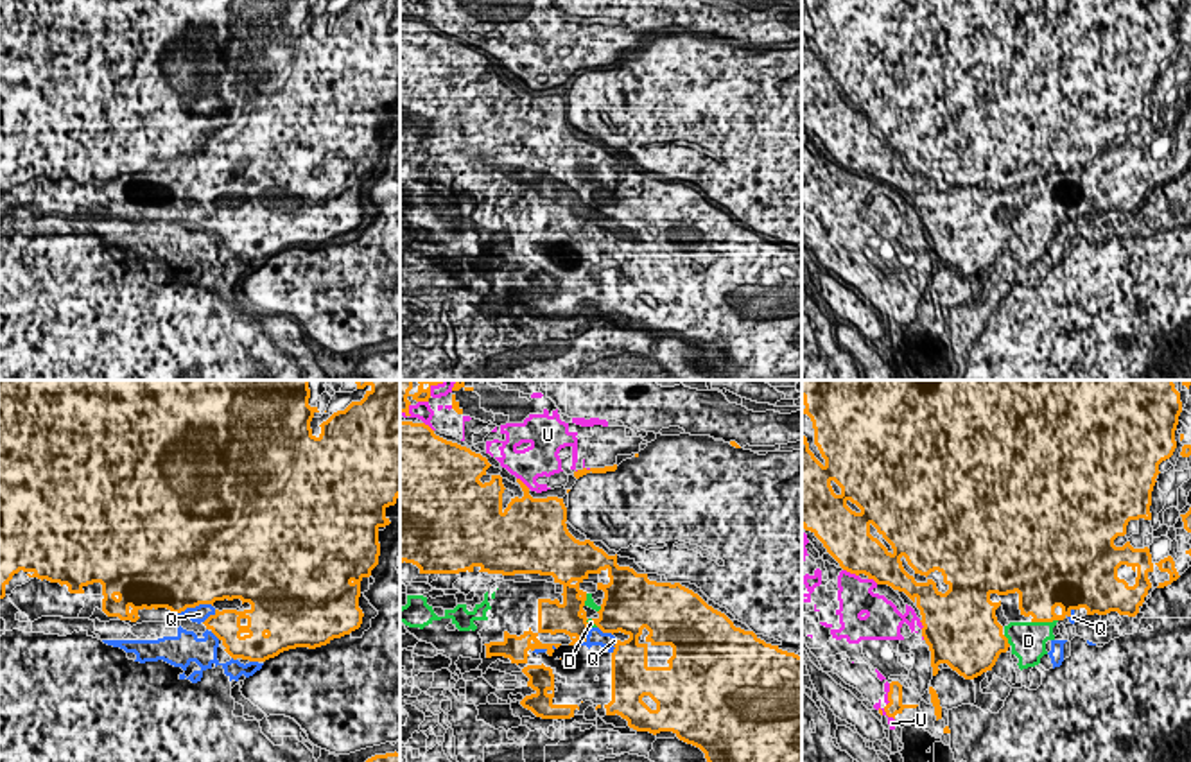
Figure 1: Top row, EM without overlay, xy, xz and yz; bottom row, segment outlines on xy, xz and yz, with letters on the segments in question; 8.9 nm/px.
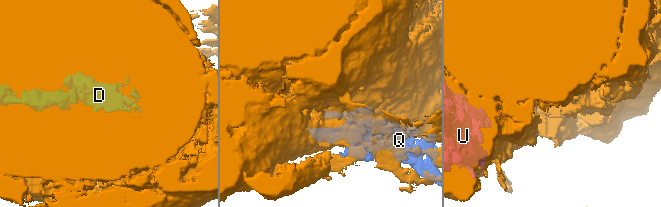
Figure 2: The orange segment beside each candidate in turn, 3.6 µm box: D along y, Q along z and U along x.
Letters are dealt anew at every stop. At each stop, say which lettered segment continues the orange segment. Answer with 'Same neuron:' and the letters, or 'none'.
Same neuron: none

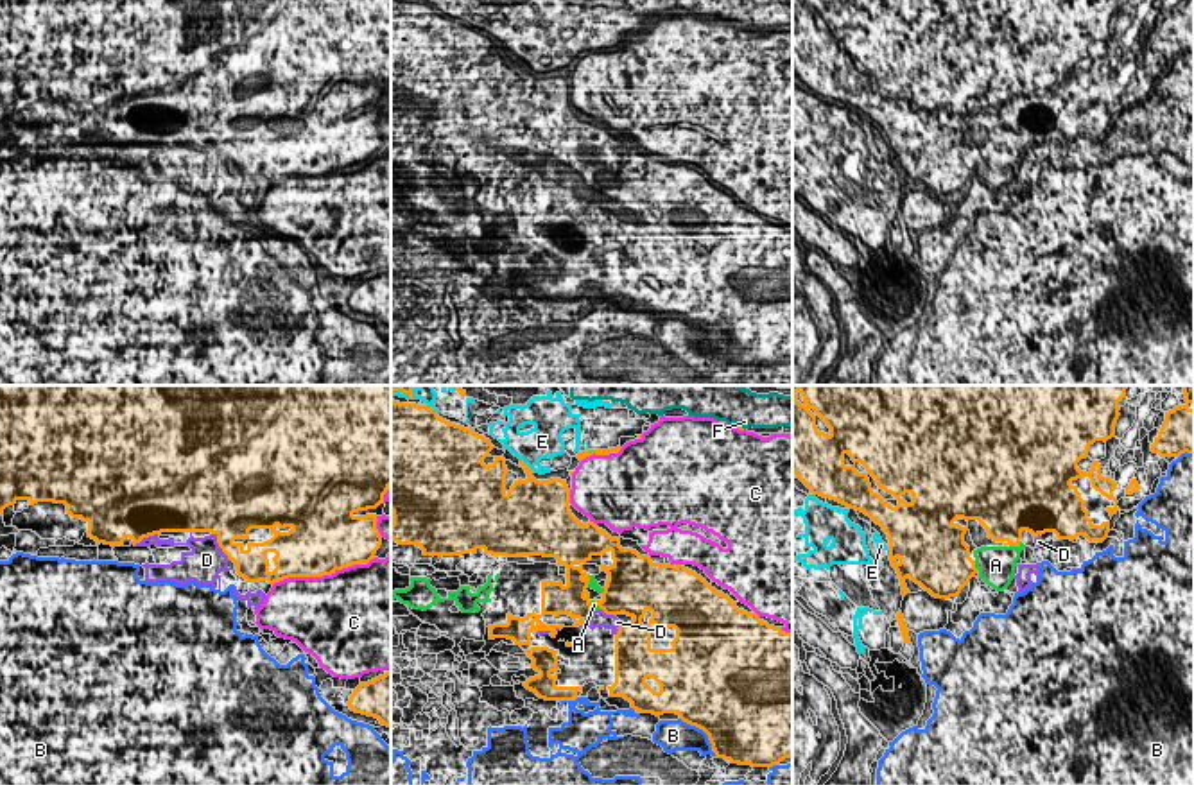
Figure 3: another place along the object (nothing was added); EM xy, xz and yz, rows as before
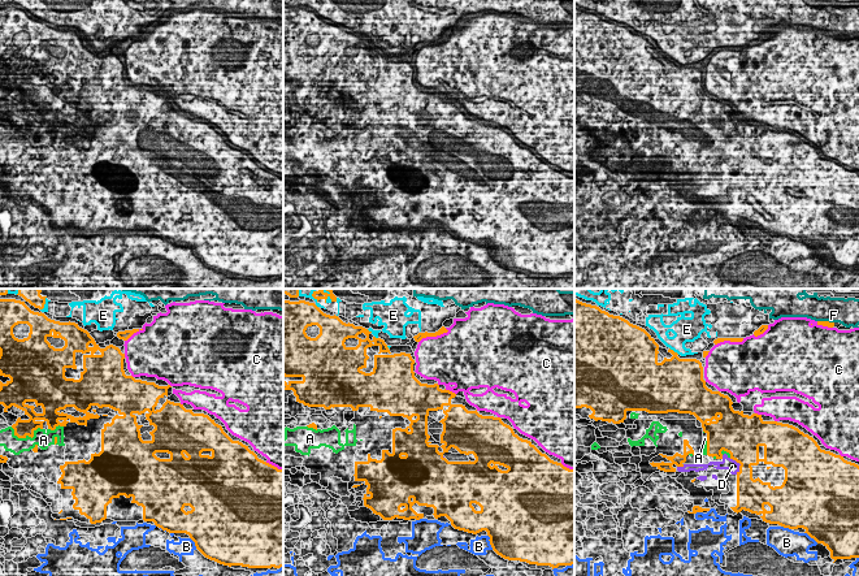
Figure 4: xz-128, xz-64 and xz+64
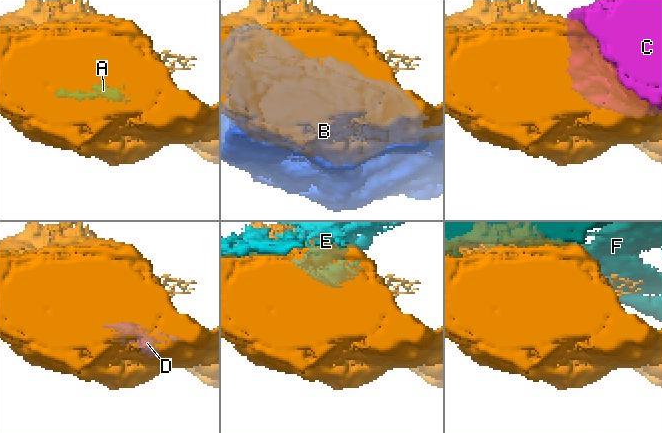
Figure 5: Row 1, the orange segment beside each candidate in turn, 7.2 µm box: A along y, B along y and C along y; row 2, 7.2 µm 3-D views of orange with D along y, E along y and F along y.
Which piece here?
Same neuron: none

